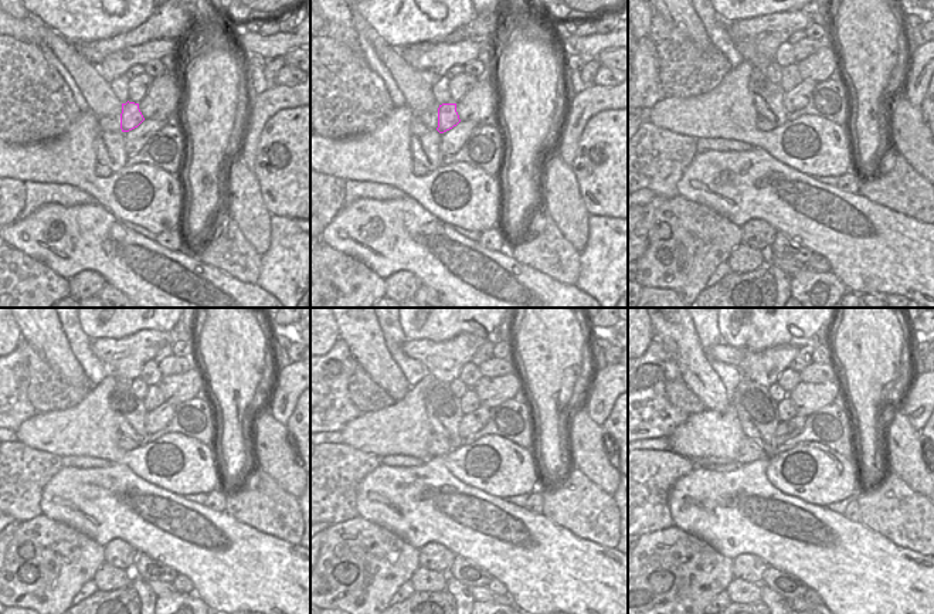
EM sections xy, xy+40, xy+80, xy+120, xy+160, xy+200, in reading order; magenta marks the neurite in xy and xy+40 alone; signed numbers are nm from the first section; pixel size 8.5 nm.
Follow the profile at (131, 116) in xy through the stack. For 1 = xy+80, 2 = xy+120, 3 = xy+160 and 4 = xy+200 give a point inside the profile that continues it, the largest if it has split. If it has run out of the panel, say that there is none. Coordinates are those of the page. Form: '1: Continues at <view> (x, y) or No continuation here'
1: Continues at xy+80 (761, 124)
2: Continues at xy+120 (125, 443)
3: Continues at xy+160 (438, 445)
4: Continues at xy+200 (750, 451).

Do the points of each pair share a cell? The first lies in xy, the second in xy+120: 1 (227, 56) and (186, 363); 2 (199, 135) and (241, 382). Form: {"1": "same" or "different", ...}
{"1": "different", "2": "same"}

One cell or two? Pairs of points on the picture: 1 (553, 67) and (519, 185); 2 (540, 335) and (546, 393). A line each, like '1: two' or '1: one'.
1: one
2: one

